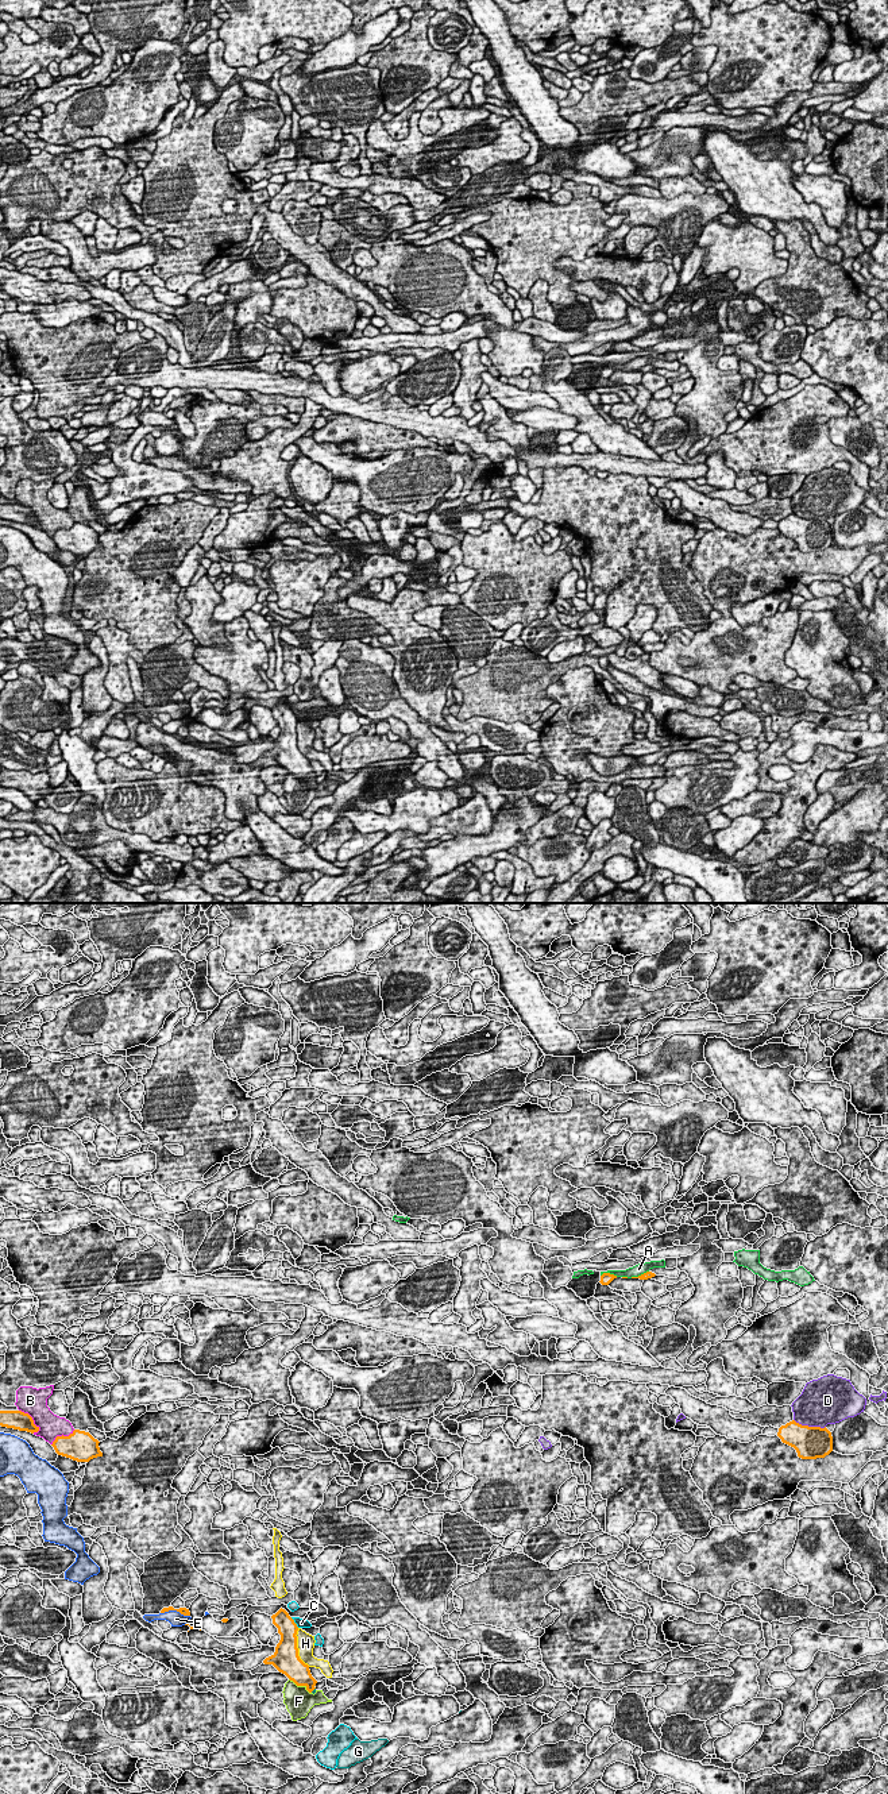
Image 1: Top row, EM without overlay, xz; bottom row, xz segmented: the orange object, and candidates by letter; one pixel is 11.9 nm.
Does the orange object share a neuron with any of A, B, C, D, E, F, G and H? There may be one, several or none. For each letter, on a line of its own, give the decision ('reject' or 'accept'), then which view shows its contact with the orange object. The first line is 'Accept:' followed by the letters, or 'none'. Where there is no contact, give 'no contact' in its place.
Accept: G
A: reject; contact in xz
B: reject; contact in xz
C: reject; contact in xz
D: reject; contact in xz
E: reject; contact in xz
F: reject; contact in xz
G: accept; contact in xz
H: reject; contact in xz

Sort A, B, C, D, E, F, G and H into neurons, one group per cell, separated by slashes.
A / B / C / D / E / F / G / H

